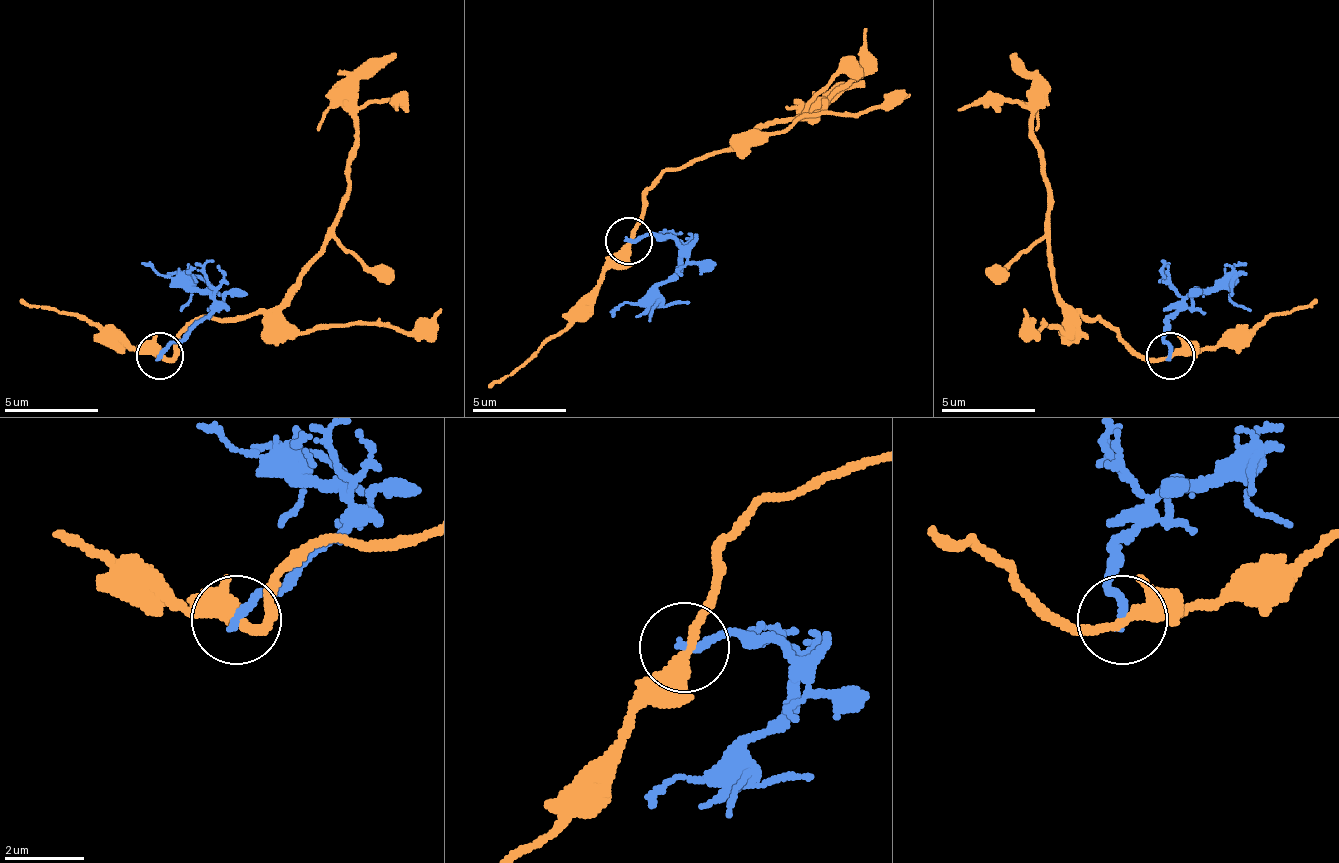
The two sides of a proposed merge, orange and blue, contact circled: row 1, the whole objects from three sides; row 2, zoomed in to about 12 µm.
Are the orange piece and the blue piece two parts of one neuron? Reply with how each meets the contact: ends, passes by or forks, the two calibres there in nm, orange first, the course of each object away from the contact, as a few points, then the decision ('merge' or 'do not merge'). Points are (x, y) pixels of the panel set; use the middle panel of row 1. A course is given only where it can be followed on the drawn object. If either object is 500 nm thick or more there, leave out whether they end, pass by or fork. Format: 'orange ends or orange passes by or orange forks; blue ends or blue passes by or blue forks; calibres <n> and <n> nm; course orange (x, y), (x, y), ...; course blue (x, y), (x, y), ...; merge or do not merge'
orange forks; blue ends; calibres 260 and 220 nm; course orange (629, 239), (643, 206), (643, 192), (667, 169), (719, 154), (766, 121), (809, 121), (861, 74), (866, 27); course blue (629, 239), (667, 235), (681, 258), (653, 287), (610, 315); do not merge

